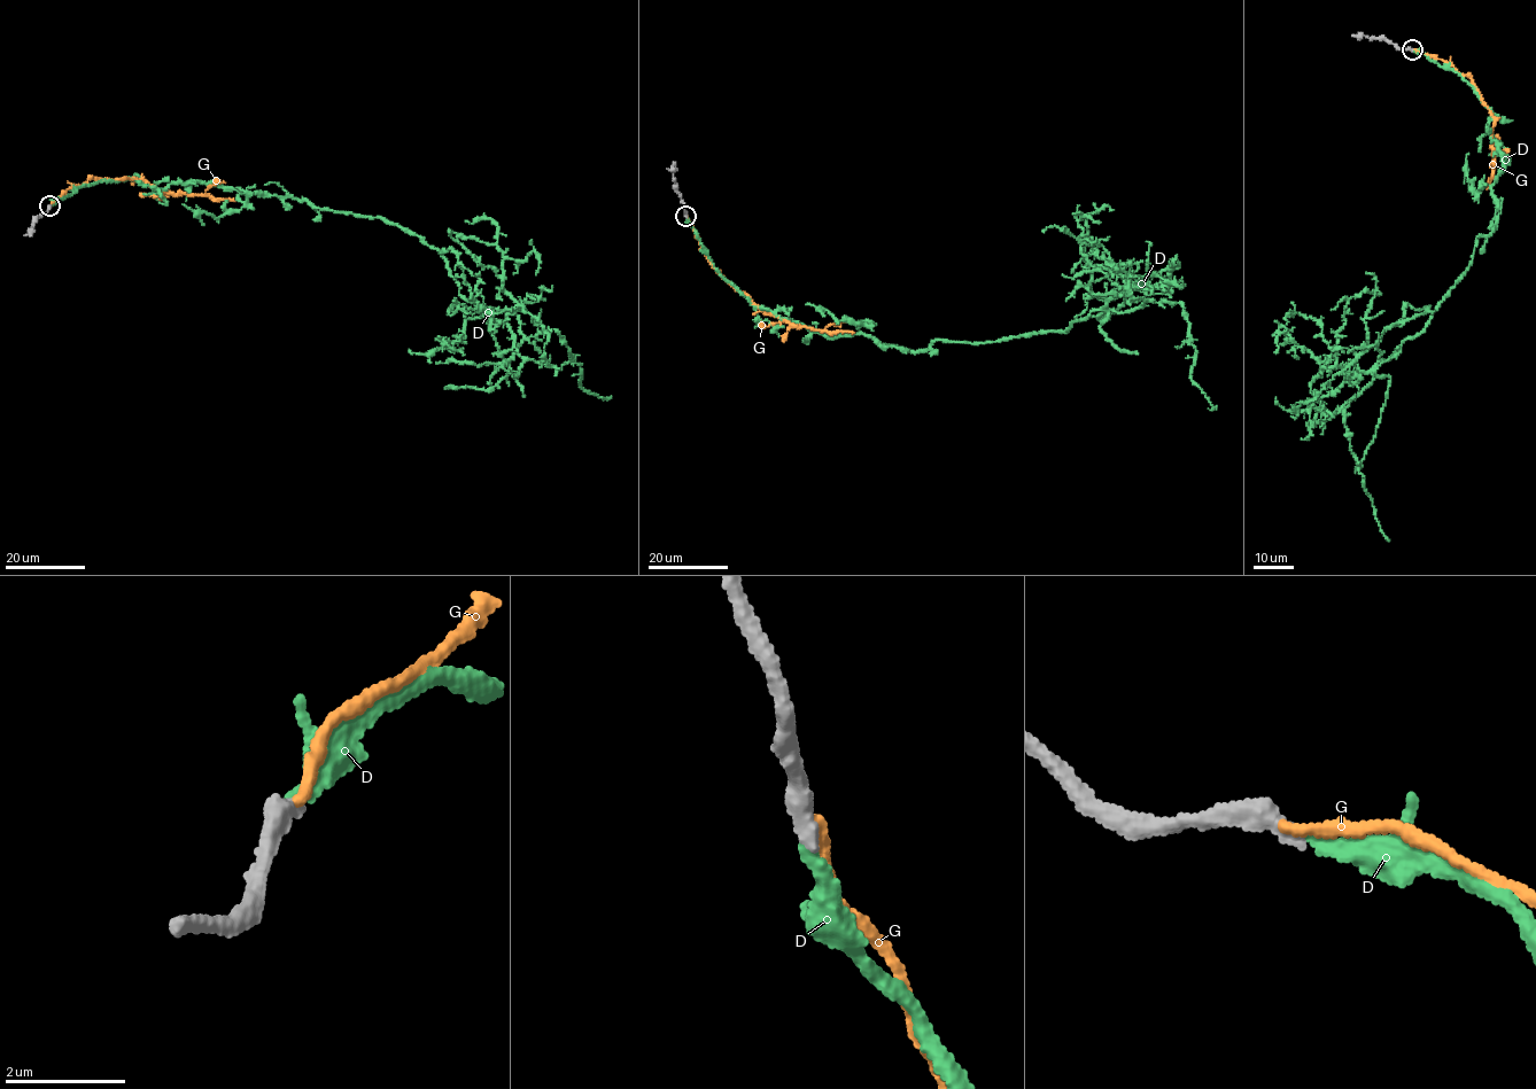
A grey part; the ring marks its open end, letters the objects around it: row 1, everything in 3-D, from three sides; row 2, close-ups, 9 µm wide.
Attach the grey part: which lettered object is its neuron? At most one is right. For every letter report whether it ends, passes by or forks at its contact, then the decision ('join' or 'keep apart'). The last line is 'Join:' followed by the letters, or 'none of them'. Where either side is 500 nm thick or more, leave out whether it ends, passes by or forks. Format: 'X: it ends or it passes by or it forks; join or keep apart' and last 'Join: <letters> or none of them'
D: it ends; join
G: it ends; keep apart
Join: D

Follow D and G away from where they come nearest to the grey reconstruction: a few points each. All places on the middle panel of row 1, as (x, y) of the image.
D: (685, 217), (753, 305), (909, 351), (1180, 303), (1208, 409)
G: (687, 215), (710, 264), (760, 310), (796, 326), (854, 333)

